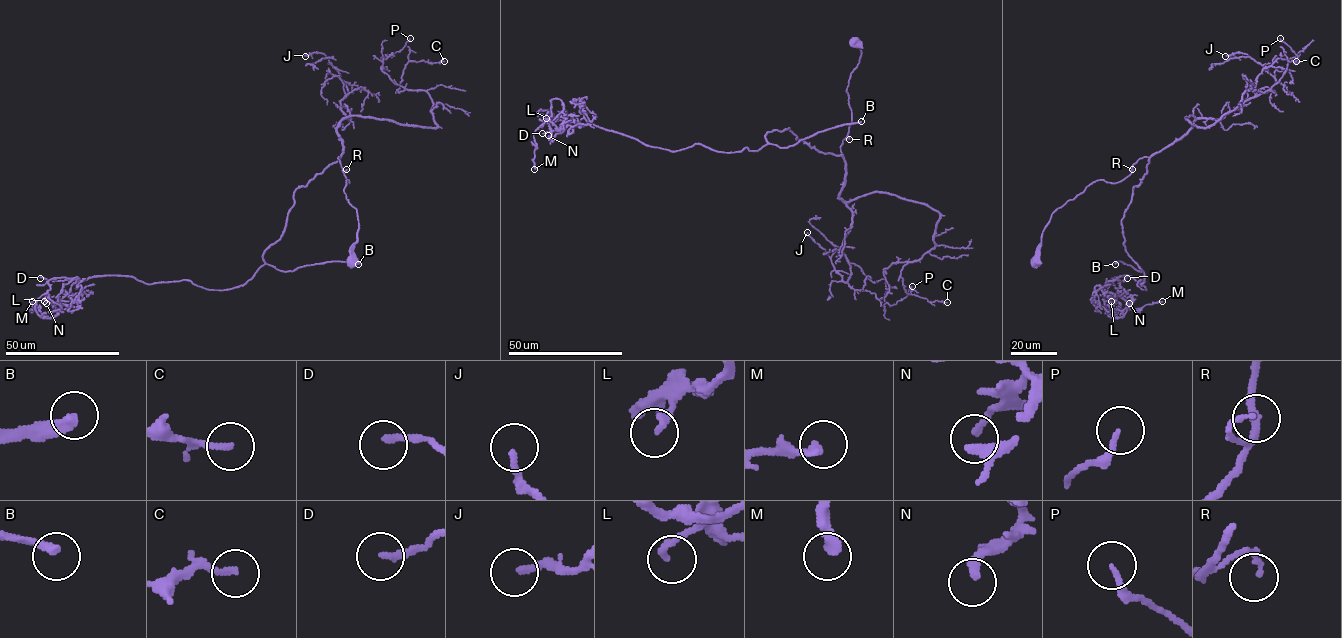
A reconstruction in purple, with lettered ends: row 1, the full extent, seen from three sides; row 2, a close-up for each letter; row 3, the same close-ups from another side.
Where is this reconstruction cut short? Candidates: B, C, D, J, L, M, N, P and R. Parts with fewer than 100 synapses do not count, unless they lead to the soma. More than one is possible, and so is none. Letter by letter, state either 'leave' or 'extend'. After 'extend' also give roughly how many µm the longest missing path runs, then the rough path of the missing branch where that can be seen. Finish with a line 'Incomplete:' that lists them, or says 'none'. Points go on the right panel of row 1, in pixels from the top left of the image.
B: extend | 80 µm | (1115, 264), (1112, 271), (1105, 275), (1115, 284), (1143, 290), (1215, 280)
C: leave
D: extend | 60 µm | (1127, 278), (1146, 275), (1191, 290), (1228, 287)
J: leave
L: leave
M: leave
N: leave
P: leave
R: leave
Incomplete: B, D

